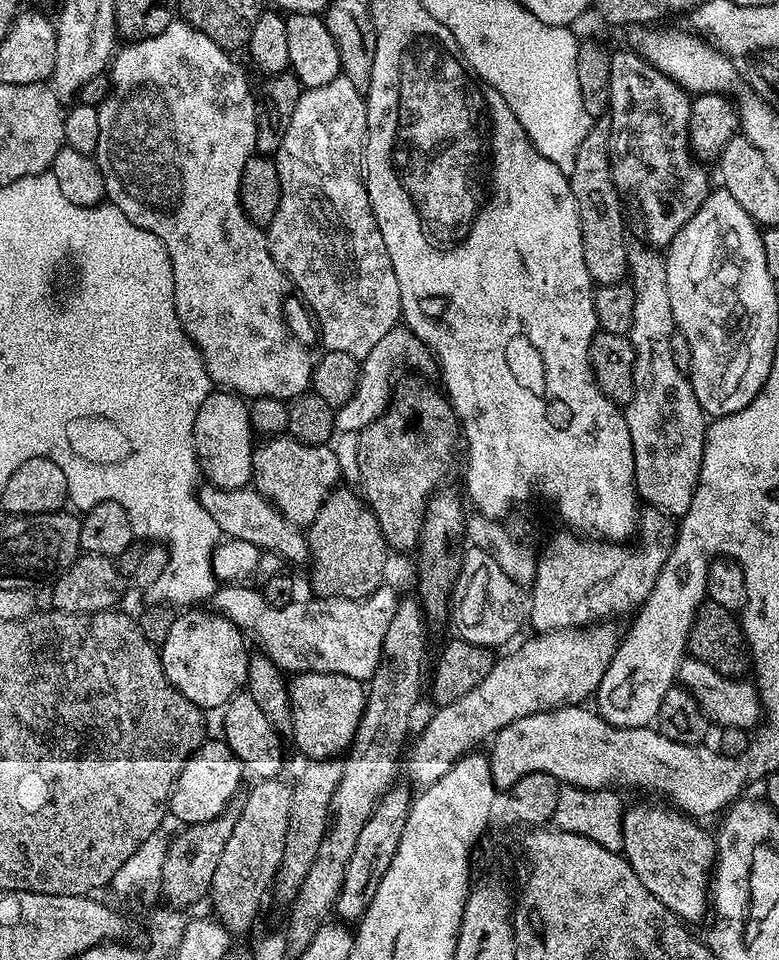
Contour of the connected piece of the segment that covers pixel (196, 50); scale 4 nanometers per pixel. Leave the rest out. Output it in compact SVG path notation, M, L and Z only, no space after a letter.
M180 18L174 19L160 34L154 34L153 37L146 37L143 40L134 40L123 46L125 48L121 47L110 61L112 93L96 108L98 146L94 159L104 180L104 195L107 203L122 210L122 214L126 214L126 218L130 218L134 226L142 226L142 230L150 230L150 234L154 234L166 246L174 274L174 302L180 325L184 327L189 340L196 343L196 349L202 354L213 385L231 390L245 398L269 396L291 402L311 389L314 356L308 353L307 346L298 337L292 336L287 322L284 321L284 284L286 288L284 271L276 265L270 254L267 231L247 216L240 201L242 170L256 152L258 100L254 95L254 88L248 85L247 74L228 57L231 55L225 49L219 48L213 40L206 38L206 34L184 23Z

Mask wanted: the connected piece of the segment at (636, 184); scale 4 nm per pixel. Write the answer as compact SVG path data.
M613 51L611 58L608 112L612 122L612 177L621 197L628 199L629 196L644 215L640 224L644 227L645 238L652 243L649 245L653 249L664 250L682 226L694 218L710 191L708 172L704 169L707 167L692 155L692 147L688 144L693 97L684 91L681 84L675 84L635 51Z

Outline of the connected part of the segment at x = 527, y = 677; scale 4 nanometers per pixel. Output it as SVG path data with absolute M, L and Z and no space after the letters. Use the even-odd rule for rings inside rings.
M597 622L582 628L563 628L557 632L542 632L533 635L533 640L526 641L521 648L514 649L509 656L504 656L501 660L499 657L493 663L490 674L486 674L486 678L482 678L482 682L478 682L474 690L462 694L462 698L454 702L439 705L435 709L437 712L429 718L428 725L421 730L416 745L414 745L414 740L406 756L408 776L417 784L415 787L423 790L434 782L438 782L438 778L442 778L442 774L446 774L446 770L450 770L450 766L454 766L456 760L468 755L480 746L484 739L487 741L494 737L501 728L514 722L515 719L522 718L524 715L532 715L535 712L561 708L564 705L583 705L586 701L584 699L587 696L589 699L602 682L602 674L606 674L616 653L618 632L616 636L615 630L610 625L611 623L608 622Z

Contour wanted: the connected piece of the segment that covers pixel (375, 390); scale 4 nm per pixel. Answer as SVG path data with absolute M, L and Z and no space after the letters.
M397 326L370 350L370 354L363 357L359 365L360 377L356 379L356 389L342 407L335 409L336 432L360 433L363 428L370 426L384 411L387 410L390 401L393 399L394 377L392 378L392 368L400 368L405 364L408 370L415 370L420 374L428 374L434 368L434 360L423 342L417 338L407 326Z

